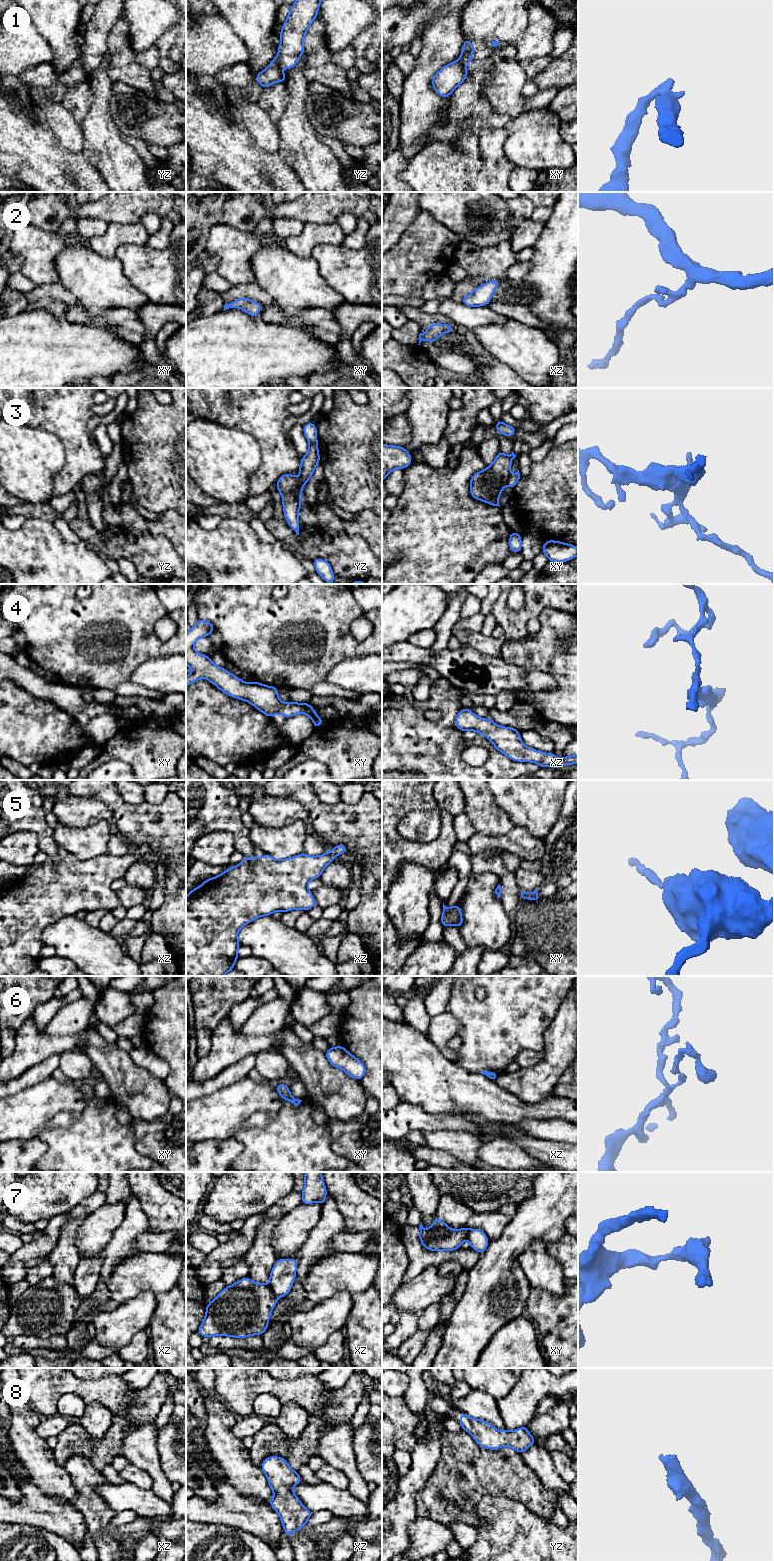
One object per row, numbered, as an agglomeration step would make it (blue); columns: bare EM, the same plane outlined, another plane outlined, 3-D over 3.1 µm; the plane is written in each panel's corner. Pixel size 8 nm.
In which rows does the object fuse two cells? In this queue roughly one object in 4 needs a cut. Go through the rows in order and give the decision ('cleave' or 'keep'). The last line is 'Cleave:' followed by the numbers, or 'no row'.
1: cleave
2: keep
3: keep
4: keep
5: keep
6: keep
7: cleave
8: keep
Cleave: 1, 7

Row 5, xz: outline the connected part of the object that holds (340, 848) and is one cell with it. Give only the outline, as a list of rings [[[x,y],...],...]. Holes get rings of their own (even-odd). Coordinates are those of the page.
[[[338,844],[330,852],[327,851],[320,856],[302,853],[284,860],[276,860],[268,854],[262,858],[243,858],[237,866],[214,878],[206,879],[202,885],[189,891],[186,897],[186,976],[224,976],[233,969],[239,959],[237,951],[241,945],[237,934],[244,925],[275,911],[284,913],[294,909],[308,911],[313,908],[316,901],[307,888],[308,882],[319,878],[325,867],[334,861],[334,857],[345,852],[346,845]]]

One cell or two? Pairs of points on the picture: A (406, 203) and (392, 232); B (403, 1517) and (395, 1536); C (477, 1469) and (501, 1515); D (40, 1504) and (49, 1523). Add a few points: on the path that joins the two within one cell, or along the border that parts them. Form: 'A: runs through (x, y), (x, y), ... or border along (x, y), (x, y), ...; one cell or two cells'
A: runs through (401, 210), (392, 225); one cell
B: runs through (400, 1522), (399, 1531); one cell
C: border along (513, 1500), (484, 1495), (474, 1512); two cells
D: runs through (46, 1509), (53, 1511), (55, 1513), (54, 1517); one cell

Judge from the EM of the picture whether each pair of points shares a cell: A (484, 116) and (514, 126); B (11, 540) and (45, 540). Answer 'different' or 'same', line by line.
A: different
B: same

